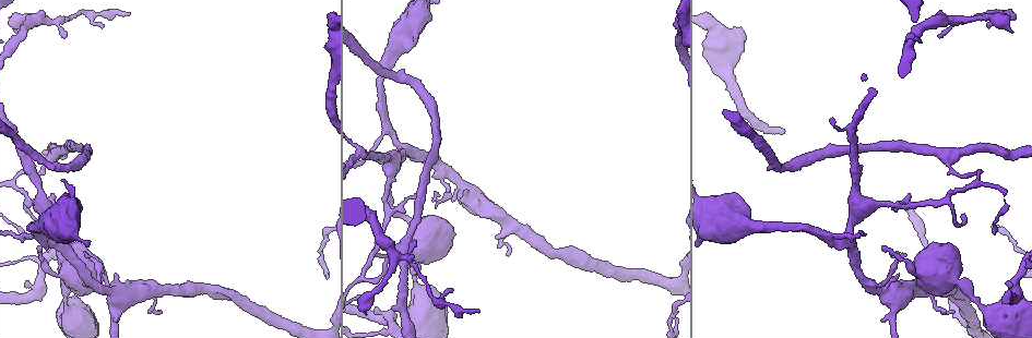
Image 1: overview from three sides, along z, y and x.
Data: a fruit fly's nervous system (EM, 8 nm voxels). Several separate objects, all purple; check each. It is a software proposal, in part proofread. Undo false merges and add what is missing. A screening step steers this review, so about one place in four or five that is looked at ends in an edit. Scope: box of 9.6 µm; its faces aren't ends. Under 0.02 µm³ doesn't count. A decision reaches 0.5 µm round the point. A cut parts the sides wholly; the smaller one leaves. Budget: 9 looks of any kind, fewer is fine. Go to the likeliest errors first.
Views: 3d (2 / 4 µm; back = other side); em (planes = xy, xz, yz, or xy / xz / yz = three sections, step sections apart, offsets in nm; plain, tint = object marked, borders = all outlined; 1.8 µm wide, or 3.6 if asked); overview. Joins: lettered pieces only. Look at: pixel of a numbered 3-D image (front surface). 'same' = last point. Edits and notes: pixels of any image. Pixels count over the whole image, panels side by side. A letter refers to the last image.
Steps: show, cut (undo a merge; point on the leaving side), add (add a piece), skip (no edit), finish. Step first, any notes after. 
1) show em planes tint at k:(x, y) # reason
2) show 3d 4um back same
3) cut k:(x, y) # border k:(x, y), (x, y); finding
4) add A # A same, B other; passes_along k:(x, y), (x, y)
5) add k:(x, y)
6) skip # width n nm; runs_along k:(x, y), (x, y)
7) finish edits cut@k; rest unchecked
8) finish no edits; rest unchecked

show em planes plain at 1:(49, 159) # side arm on a straight run

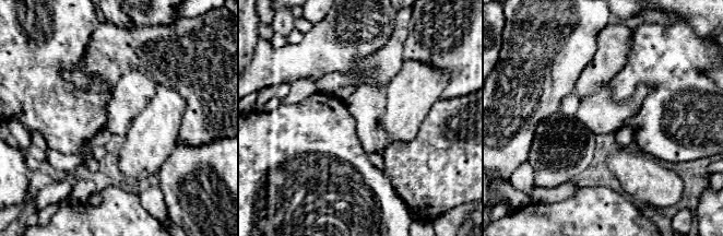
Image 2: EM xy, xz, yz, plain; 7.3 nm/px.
show em planes tint same # with the object marked

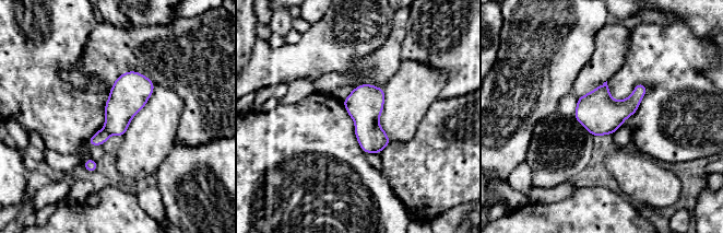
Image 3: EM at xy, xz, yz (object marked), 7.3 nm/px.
show em planes borders same

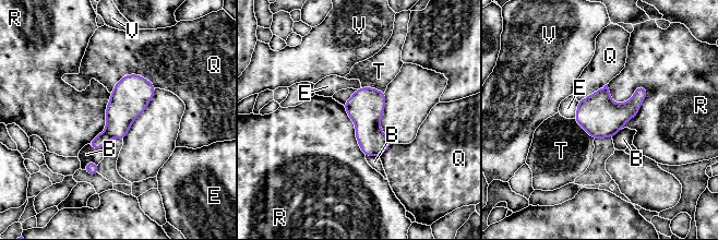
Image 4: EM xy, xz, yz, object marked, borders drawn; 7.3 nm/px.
cut 4:(124, 106) # B other, E other, Q other, R other, T other, V other; two neurons meet here

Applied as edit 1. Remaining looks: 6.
show overview

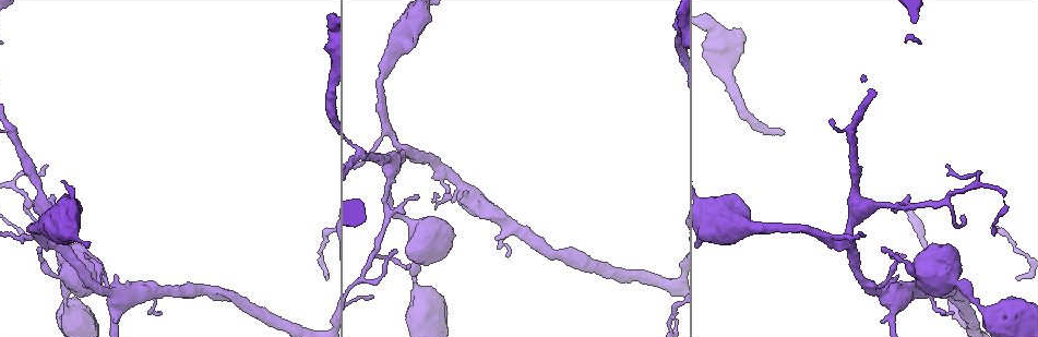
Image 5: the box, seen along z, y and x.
show em planes borders at 5:(399, 148) # sharp bend

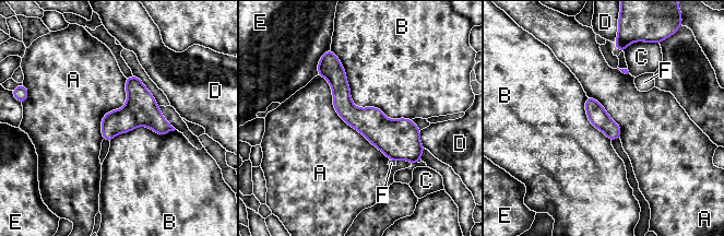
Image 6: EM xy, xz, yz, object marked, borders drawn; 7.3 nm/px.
skip # width 140 nm; A other, B other, C other, D other, E other, F other; border 6:(318, 74), (334, 110), (390, 160); one neuron here

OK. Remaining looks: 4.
finish edits cut@4; rest unchecked

